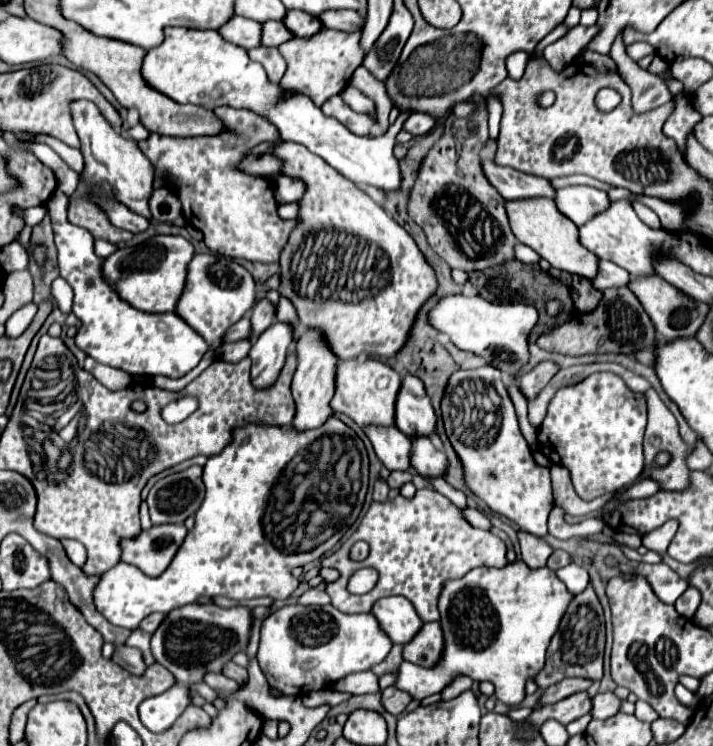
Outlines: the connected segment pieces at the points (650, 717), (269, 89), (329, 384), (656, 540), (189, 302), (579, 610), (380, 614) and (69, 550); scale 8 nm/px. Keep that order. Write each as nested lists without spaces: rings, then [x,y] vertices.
[[[638,701],[636,703],[636,713],[634,713],[640,721],[646,721],[646,723],[652,723],[652,721],[656,721],[660,715],[648,705],[648,703],[644,703],[644,701]]]
[[[186,27],[164,29],[164,41],[158,47],[148,49],[144,55],[142,77],[152,89],[164,93],[176,103],[192,103],[204,109],[228,105],[260,115],[278,129],[280,139],[304,145],[310,153],[322,157],[350,181],[370,183],[380,189],[396,189],[400,185],[400,167],[398,159],[392,153],[392,147],[404,121],[412,115],[412,109],[402,111],[398,119],[388,127],[388,131],[380,137],[354,135],[336,119],[326,117],[320,107],[316,107],[302,93],[294,91],[288,97],[286,89],[268,81],[264,67],[250,61],[248,53],[242,47],[224,41],[216,31]]]
[[[308,329],[306,333],[302,333],[302,337],[296,345],[296,355],[298,355],[298,369],[296,369],[294,381],[292,381],[296,415],[294,415],[292,427],[296,427],[298,431],[308,431],[308,429],[320,427],[334,413],[328,403],[334,395],[334,375],[336,375],[338,359],[328,349],[322,335],[316,333],[316,329]]]
[[[666,521],[662,527],[654,529],[652,533],[648,533],[646,537],[642,537],[642,545],[650,551],[656,551],[656,553],[666,553],[672,537],[676,535],[676,521]]]
[[[200,253],[188,263],[186,283],[174,311],[180,313],[180,317],[184,317],[184,321],[188,321],[188,325],[192,325],[192,329],[196,329],[196,333],[200,333],[210,347],[220,347],[224,331],[244,317],[254,303],[256,283],[244,267],[222,255]]]
[[[592,583],[578,595],[572,597],[558,631],[554,633],[548,653],[546,653],[546,665],[544,669],[534,677],[534,683],[538,689],[546,689],[554,683],[558,683],[564,677],[584,677],[590,681],[602,679],[602,657],[604,657],[604,613],[602,605],[592,589]]]
[[[384,597],[372,605],[372,615],[380,621],[384,633],[400,645],[406,645],[422,627],[420,617],[404,597]]]
[[[62,539],[62,545],[64,545],[64,551],[66,551],[68,559],[70,559],[74,565],[82,567],[84,561],[86,561],[86,549],[84,549],[78,541],[72,541],[72,539]]]

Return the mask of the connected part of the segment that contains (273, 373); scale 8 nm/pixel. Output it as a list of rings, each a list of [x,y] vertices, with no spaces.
[[[274,323],[254,341],[248,355],[252,359],[250,381],[256,389],[266,389],[272,387],[272,383],[276,383],[284,367],[290,343],[292,329],[286,323]]]

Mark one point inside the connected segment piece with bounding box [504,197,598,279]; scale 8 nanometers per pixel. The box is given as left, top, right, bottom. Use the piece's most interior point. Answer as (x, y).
(536, 222)

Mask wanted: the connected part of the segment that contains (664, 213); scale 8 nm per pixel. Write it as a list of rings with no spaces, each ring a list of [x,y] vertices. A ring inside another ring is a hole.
[[[640,197],[640,201],[644,205],[648,205],[658,217],[660,217],[660,223],[666,231],[674,231],[674,229],[680,229],[680,213],[686,213],[682,209],[680,203],[666,203],[662,199],[654,199],[654,197]]]

